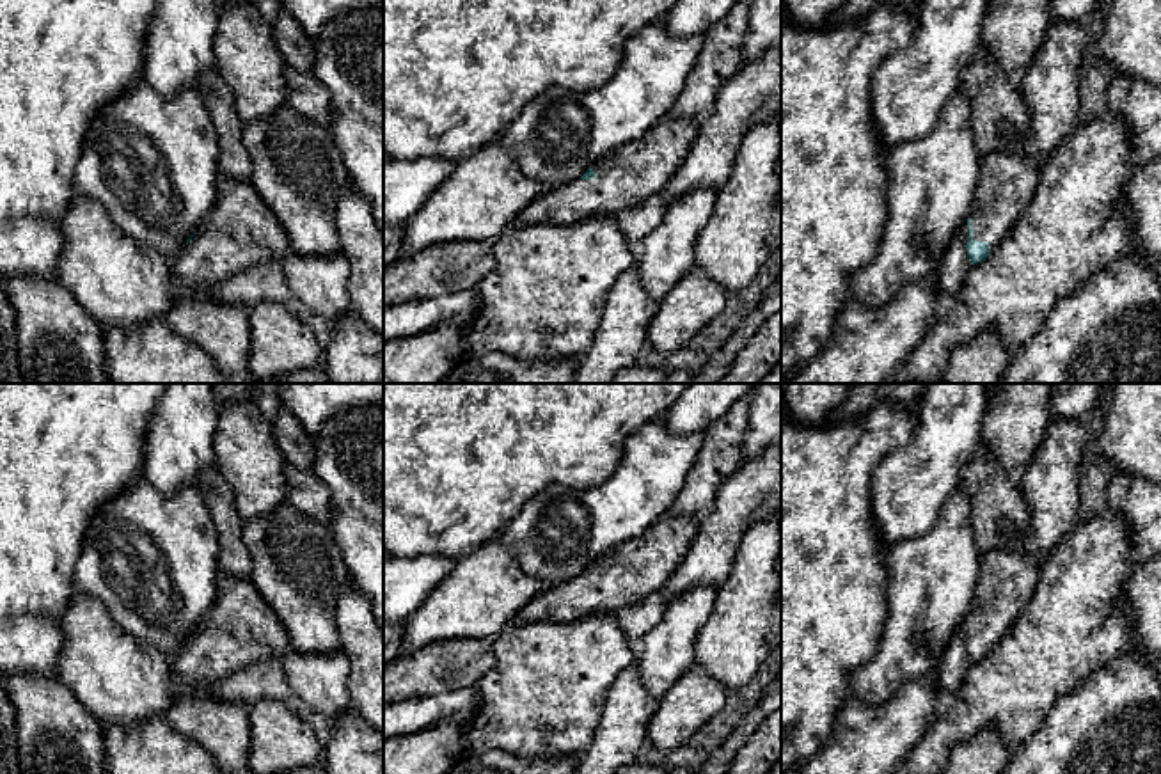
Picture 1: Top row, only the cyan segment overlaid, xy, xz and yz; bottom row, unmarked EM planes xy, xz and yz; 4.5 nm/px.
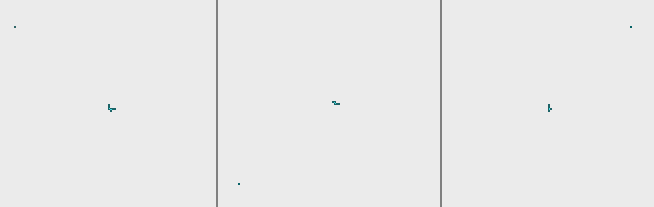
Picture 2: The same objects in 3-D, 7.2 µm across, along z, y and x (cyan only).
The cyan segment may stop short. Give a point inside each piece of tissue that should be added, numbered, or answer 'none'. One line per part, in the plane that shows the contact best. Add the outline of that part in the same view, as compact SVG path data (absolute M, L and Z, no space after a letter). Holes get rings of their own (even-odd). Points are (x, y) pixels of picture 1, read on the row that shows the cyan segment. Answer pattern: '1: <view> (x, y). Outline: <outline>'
1: yz (1007, 183). Outline: M996 151L982 158L973 208L948 243L936 286L948 302L960 291L969 270L968 240L987 241L992 252L1030 206L1042 162L1015 153Z

